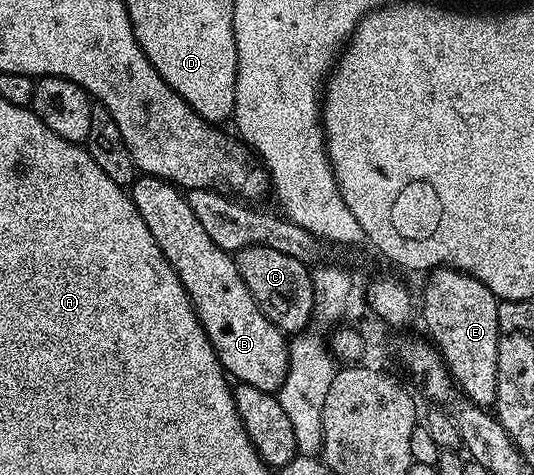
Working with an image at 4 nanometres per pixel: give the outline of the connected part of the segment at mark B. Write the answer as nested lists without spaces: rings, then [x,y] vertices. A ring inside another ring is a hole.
[[[141,175],[136,183],[131,185],[130,195],[138,214],[142,214],[142,222],[146,222],[150,234],[154,234],[154,242],[158,242],[166,262],[170,262],[170,266],[178,274],[192,308],[196,311],[196,317],[202,322],[225,373],[232,378],[240,376],[236,377],[239,383],[258,386],[258,390],[263,392],[279,393],[280,385],[286,382],[289,341],[280,329],[274,328],[264,313],[257,309],[254,298],[248,295],[246,282],[240,280],[238,266],[233,257],[224,253],[221,248],[216,248],[214,242],[208,240],[206,229],[200,225],[198,218],[192,216],[190,202],[185,193],[178,190],[176,185],[169,184],[167,180]]]

